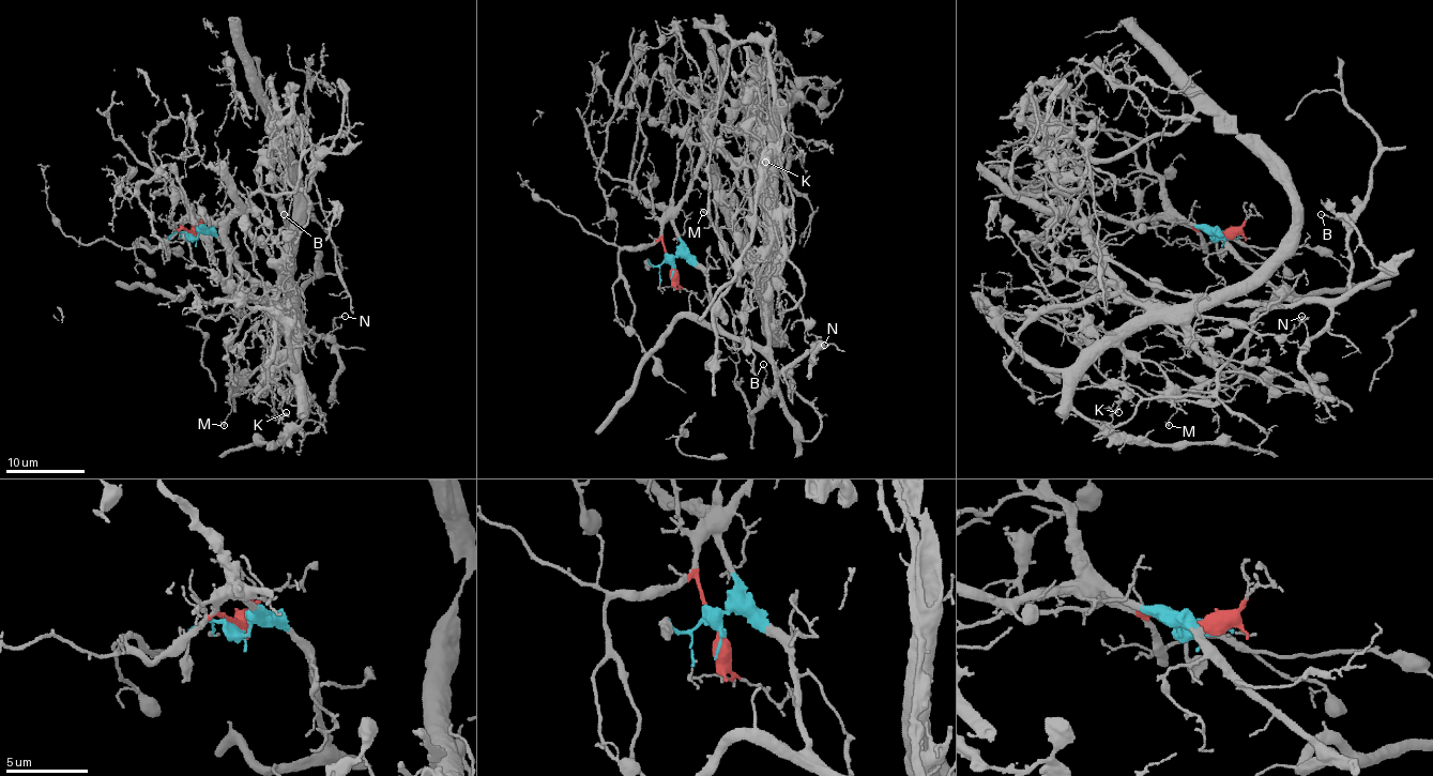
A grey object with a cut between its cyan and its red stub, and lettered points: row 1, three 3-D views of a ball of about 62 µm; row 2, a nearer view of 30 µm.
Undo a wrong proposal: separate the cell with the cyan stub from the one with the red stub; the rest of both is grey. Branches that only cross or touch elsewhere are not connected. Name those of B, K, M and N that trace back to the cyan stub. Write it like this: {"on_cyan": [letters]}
{"on_cyan": ["B", "M", "N"]}

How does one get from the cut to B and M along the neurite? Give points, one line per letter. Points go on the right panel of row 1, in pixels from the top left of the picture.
B: (1221, 236), (1213, 233), (1283, 294), (1294, 298), (1341, 298), (1348, 288), (1348, 233), (1341, 219), (1321, 213)
M: (1221, 236), (1213, 233), (1283, 294), (1304, 300), (1268, 304), (1243, 373), (1224, 389), (1177, 400), (1170, 426)

